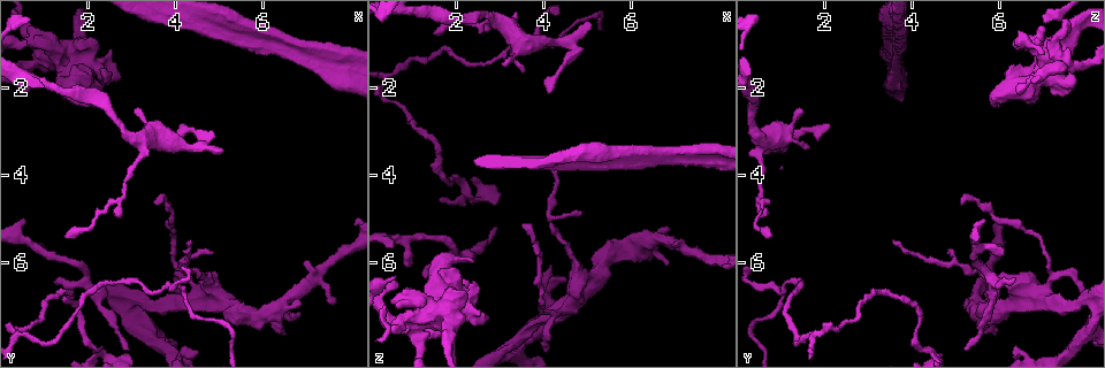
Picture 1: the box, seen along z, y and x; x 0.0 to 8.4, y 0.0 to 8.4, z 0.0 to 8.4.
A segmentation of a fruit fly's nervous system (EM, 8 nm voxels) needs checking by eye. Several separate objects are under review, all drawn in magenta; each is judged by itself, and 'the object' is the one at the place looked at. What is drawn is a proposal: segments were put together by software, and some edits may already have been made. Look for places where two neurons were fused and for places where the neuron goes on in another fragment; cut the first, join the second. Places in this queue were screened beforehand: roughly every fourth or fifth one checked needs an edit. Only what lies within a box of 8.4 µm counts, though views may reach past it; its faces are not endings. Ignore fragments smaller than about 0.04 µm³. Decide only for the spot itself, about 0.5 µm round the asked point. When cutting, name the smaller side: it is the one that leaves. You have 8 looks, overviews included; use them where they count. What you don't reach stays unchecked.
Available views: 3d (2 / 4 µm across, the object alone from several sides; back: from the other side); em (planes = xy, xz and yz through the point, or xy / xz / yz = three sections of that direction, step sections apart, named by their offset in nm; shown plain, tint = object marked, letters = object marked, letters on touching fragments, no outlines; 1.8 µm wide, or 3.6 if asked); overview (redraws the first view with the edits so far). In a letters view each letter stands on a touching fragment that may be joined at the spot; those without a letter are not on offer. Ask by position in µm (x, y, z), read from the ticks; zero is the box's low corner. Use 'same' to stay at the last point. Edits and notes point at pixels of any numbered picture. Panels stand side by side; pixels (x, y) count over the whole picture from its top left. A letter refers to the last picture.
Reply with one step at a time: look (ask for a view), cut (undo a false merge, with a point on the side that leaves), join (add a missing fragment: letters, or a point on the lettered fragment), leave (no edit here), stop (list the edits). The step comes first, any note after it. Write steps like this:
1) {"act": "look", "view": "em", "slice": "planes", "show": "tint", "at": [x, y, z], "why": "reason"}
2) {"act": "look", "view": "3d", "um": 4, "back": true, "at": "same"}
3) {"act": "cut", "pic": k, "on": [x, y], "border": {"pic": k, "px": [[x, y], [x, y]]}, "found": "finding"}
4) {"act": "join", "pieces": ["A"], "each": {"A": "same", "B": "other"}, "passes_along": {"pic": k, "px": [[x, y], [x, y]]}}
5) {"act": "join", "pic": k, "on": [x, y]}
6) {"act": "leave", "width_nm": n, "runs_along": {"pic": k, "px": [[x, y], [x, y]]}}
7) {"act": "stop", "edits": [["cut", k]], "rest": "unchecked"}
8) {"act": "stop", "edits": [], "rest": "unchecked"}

{"act": "look", "view": "3d", "um": 2, "at": [5.30, 0.80, 3.70], "why": "arms part here"}

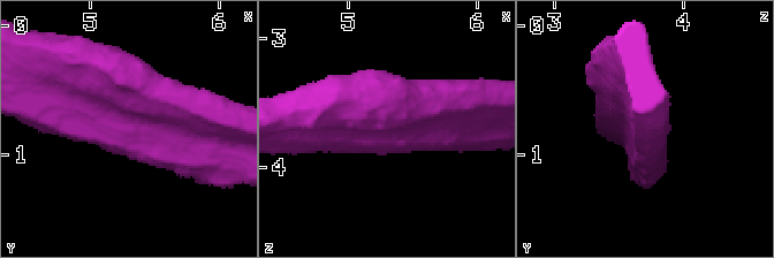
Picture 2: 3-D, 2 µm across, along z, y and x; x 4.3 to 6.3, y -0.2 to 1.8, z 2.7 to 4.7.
{"act": "look", "view": "em", "slice": "planes", "show": "letters", "at": [5.34, 0.78, 3.70], "why": "need the tissue"}

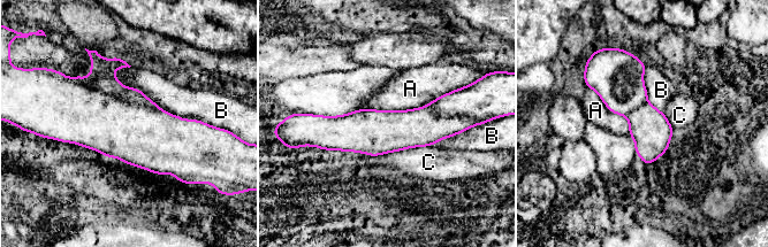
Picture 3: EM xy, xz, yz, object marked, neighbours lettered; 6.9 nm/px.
{"act": "cut", "pic": 3, "on": [101, 78], "width_nm": 280, "each": {"A": "other", "B": "other", "C": "other"}, "part_leaving": {"pic": 3, "px": [[80, 79], [105, 80], [153, 106]]}, "found": "two neurons meet here"}

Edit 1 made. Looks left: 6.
{"act": "look", "view": "3d", "um": 4, "at": [3.85, 3.30, 0.95], "why": "abrupt turn"}

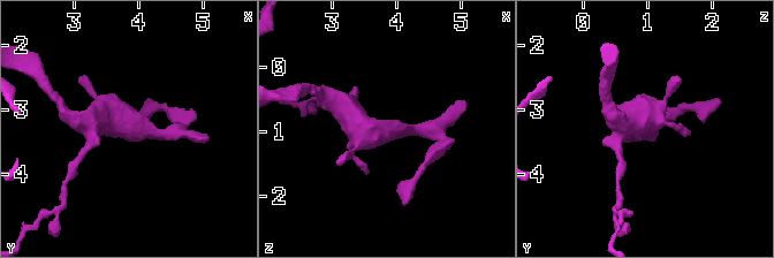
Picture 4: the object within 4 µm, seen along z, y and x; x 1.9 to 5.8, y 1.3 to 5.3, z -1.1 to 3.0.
{"act": "look", "view": "em", "slice": "xz", "step": 8, "show": "tint", "at": [3.90, 3.30, 1.00], "why": "need the tissue"}

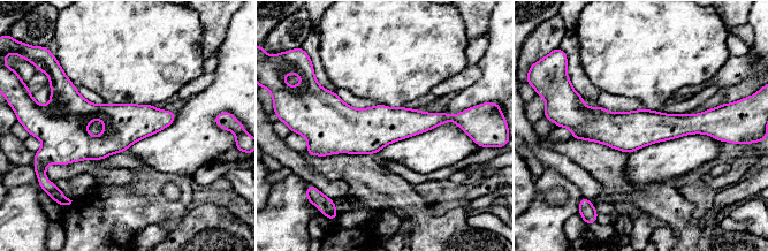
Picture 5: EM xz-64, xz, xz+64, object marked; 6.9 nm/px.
{"act": "look", "view": "em", "slice": "planes", "show": "letters", "at": "same"}

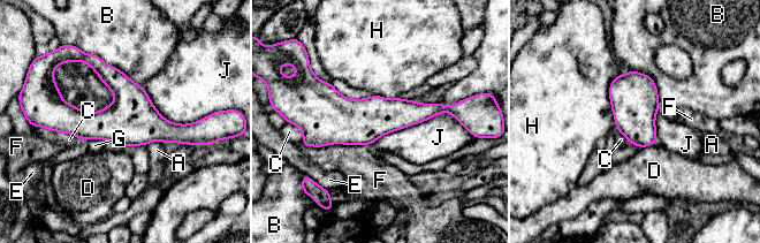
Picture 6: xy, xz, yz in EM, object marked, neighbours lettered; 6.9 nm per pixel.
{"act": "leave", "each": {"A": "other", "B": "other", "C": "other", "D": "other", "E": "other", "F": "other", "G": "other", "H": "other", "J": "other"}, "border": {"pic": 6, "px": [[460, 122], [438, 113], [371, 145]]}, "found": "continuous, no second neuron"}

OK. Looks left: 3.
{"act": "look", "view": "em", "slice": "planes", "show": "tint", "at": [1.15, 1.50, 7.80], "why": "sudden change in width"}

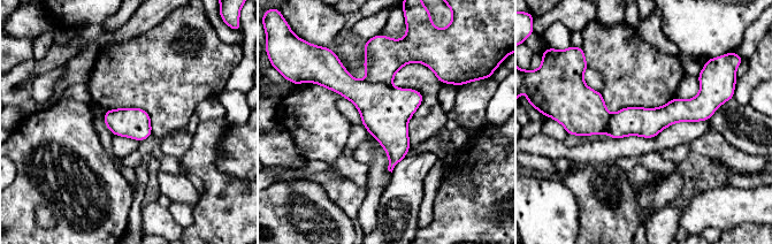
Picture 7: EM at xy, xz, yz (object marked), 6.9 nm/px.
{"act": "look", "view": "em", "slice": "planes", "show": "letters", "at": "same", "why": "what lies round it"}

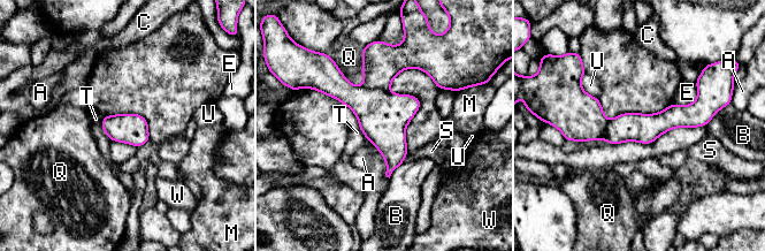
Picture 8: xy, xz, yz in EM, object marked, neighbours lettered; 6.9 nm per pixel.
{"act": "cut", "pic": 8, "on": [383, 116], "each": {"A": "other", "B": "other", "C": "other", "E": "other", "M": "other", "Q": "other", "S": "other", "T": "other", "U": "other", "W": "other"}, "found": "two neurons meet here"}

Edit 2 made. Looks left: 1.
{"act": "stop", "edits": [["cut", 3], ["cut", 8]], "rest": "unchecked"}

